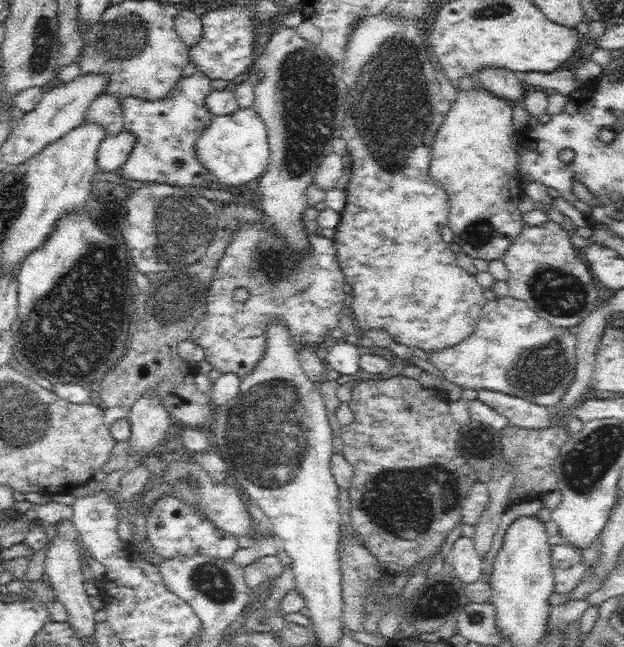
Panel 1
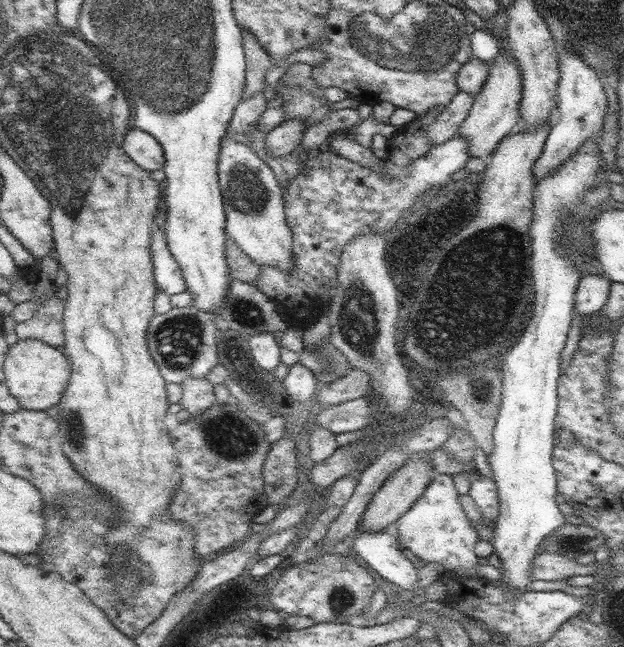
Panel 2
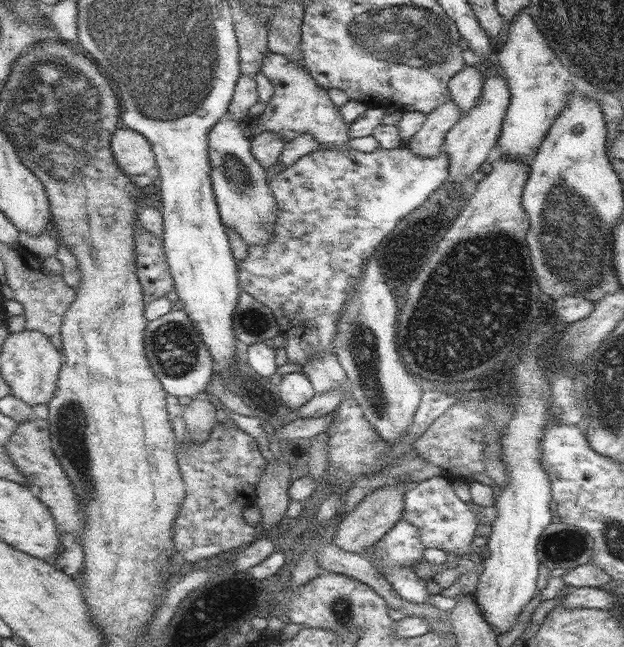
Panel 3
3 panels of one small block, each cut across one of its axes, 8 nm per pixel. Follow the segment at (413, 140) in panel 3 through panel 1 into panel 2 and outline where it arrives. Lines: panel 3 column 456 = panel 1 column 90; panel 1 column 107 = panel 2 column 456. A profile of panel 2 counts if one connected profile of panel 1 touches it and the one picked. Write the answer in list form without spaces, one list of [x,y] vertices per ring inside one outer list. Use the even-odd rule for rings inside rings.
[[[459,90],[454,98],[446,105],[434,123],[428,125],[428,136],[432,145],[444,144],[458,134],[460,125],[464,124],[464,119],[470,114],[470,109],[474,105],[474,94]]]

